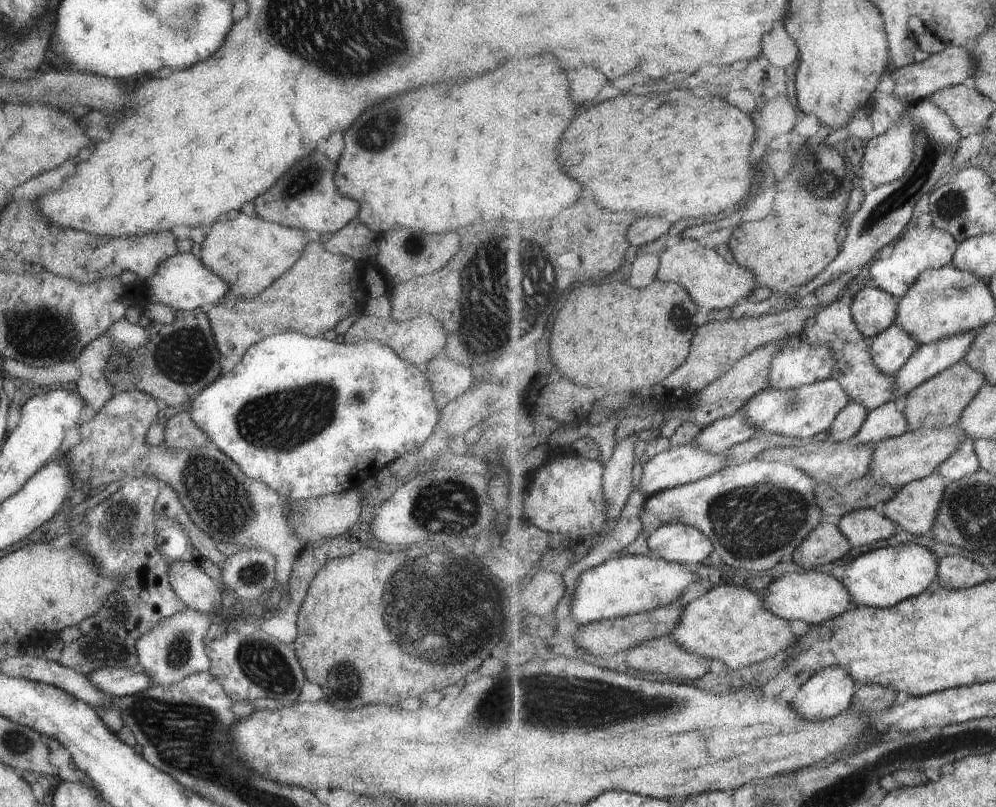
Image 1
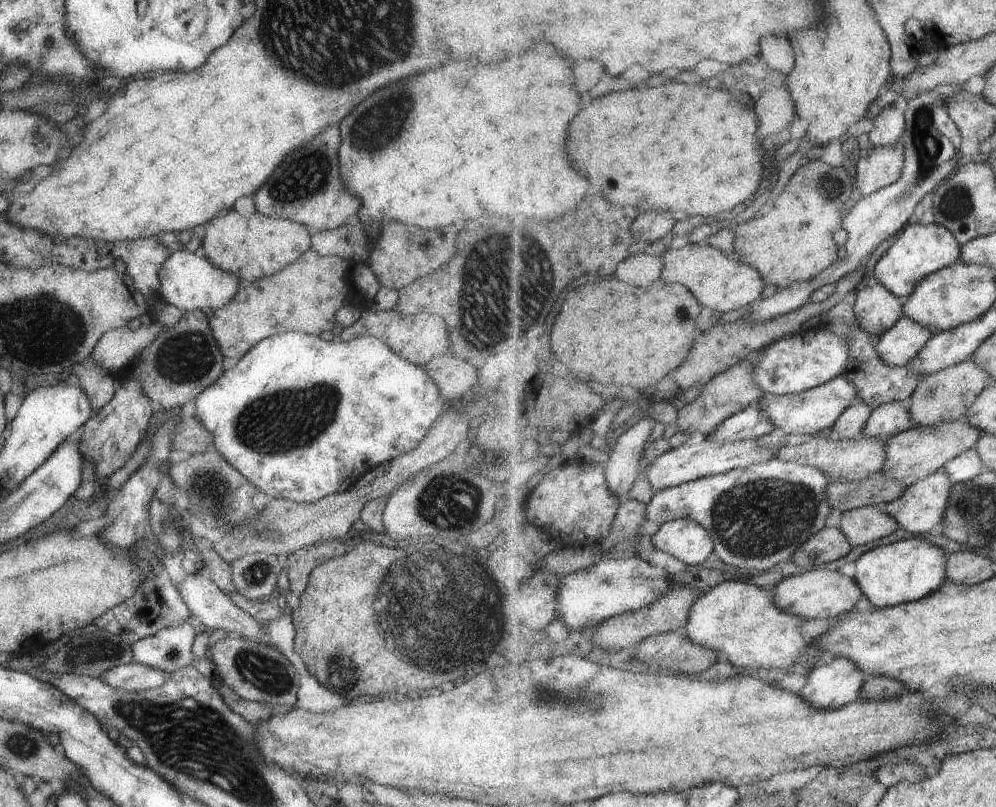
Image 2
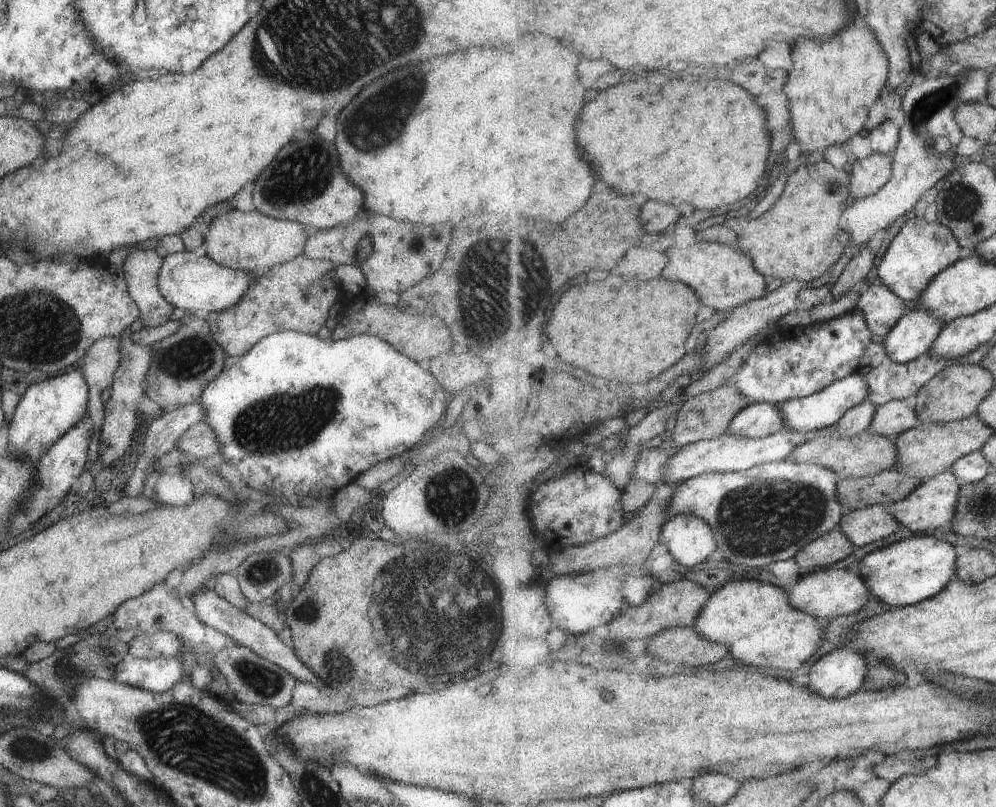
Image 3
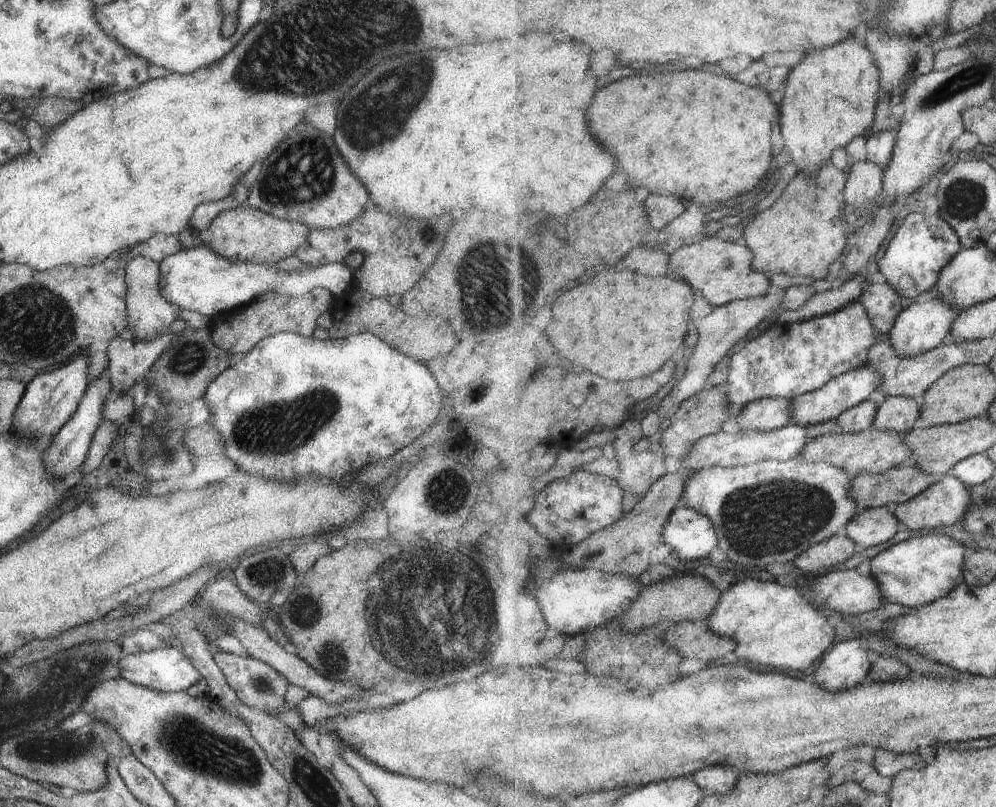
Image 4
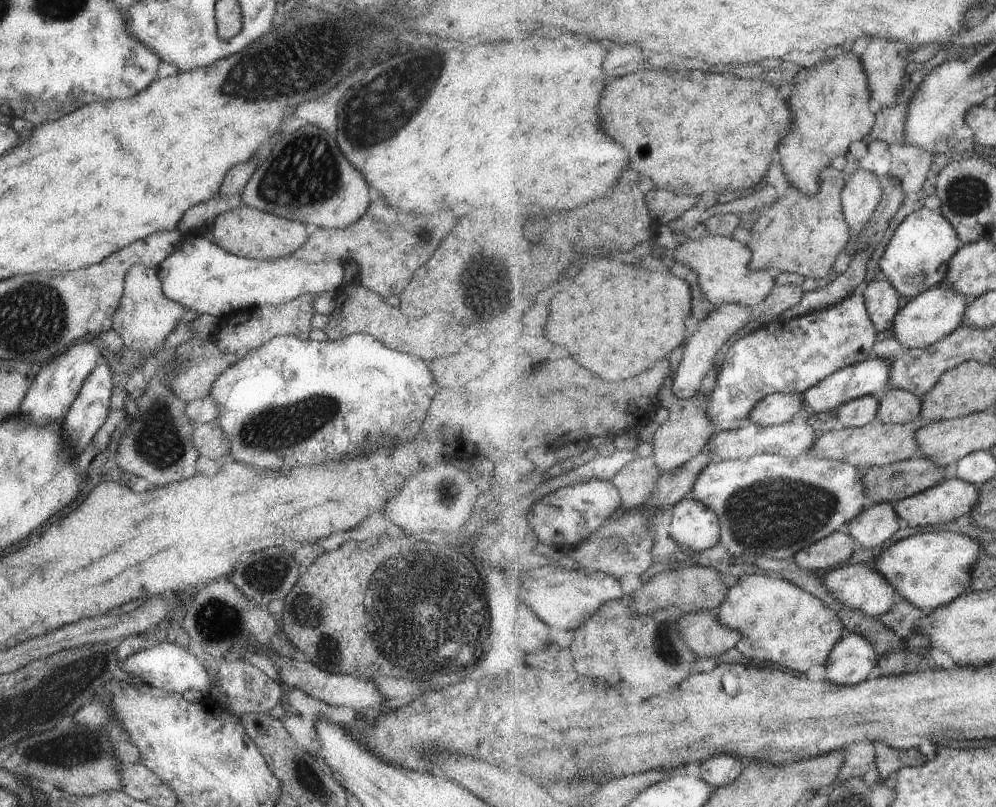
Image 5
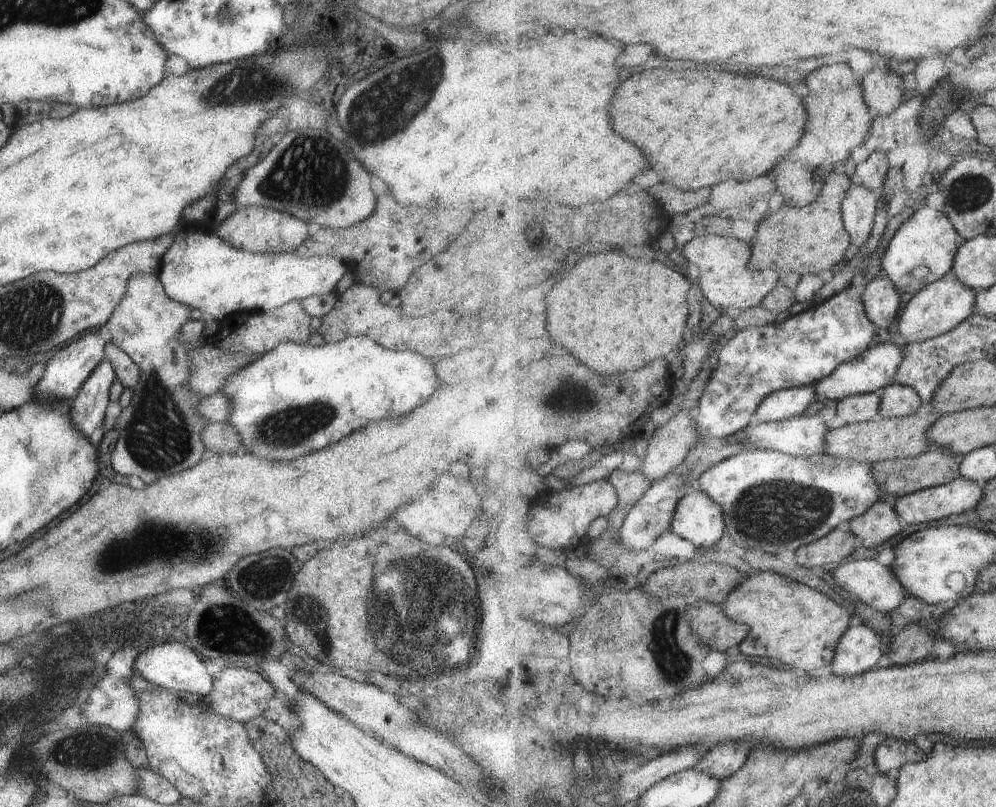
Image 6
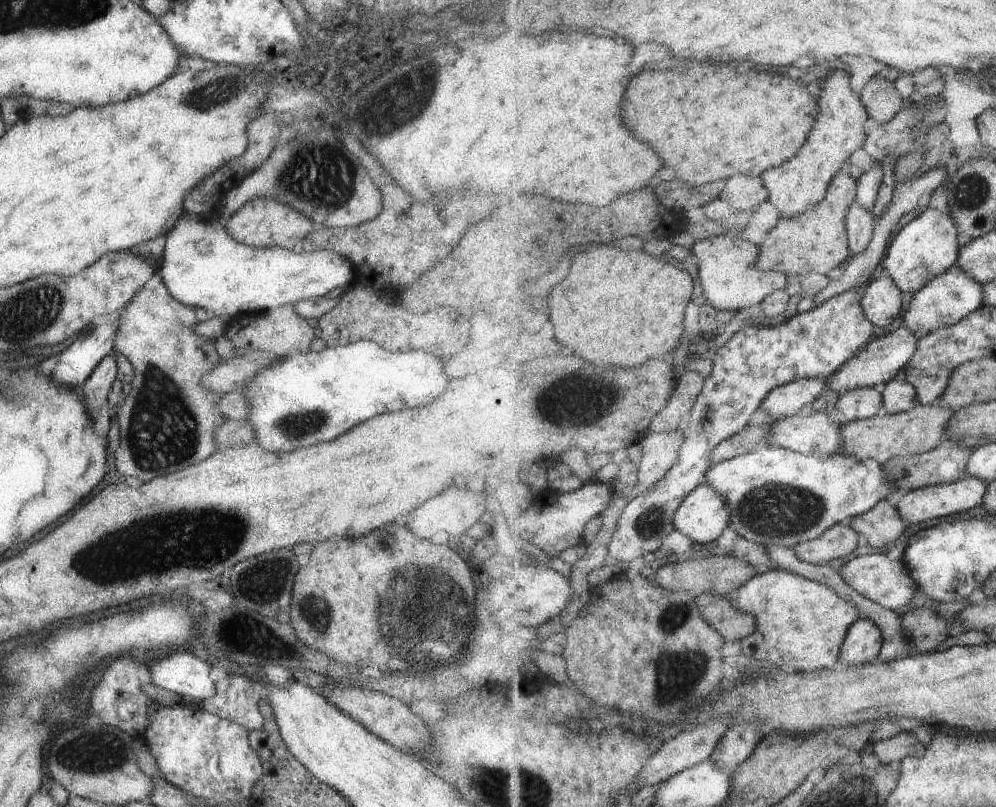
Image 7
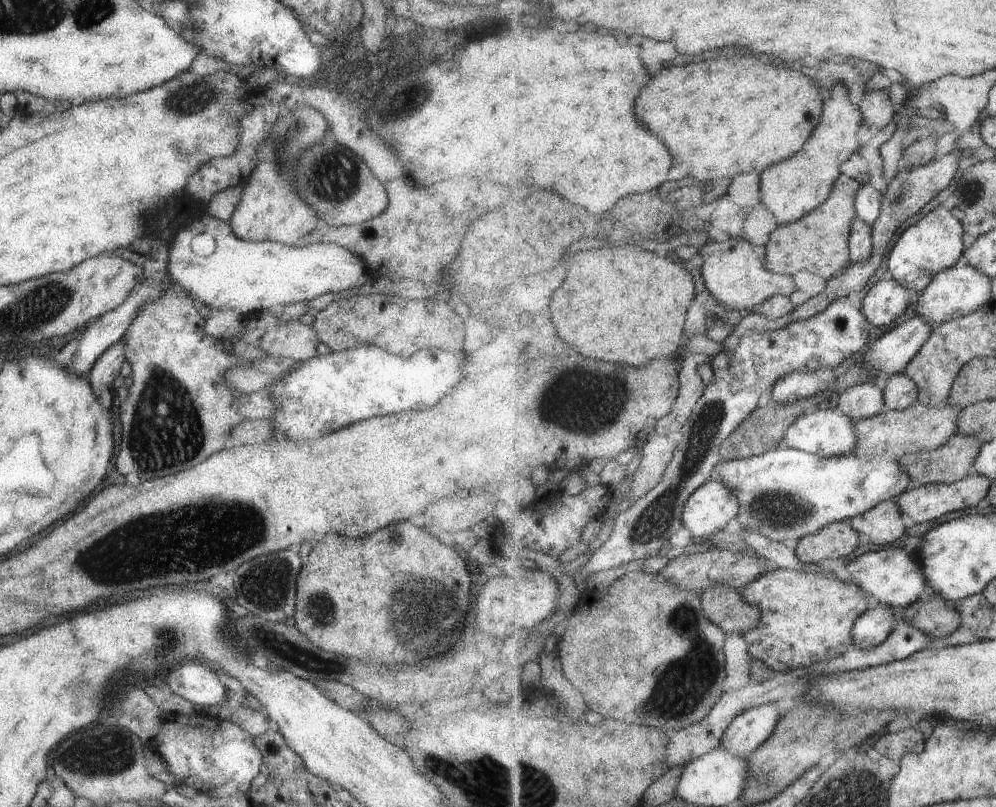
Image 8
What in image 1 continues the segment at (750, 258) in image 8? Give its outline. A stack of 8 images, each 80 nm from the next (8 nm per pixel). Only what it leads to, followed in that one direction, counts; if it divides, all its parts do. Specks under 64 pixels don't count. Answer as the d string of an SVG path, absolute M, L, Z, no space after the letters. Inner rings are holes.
M686 238L682 240L670 241L668 247L659 253L660 267L658 278L663 282L679 283L688 293L695 299L695 302L705 309L710 310L725 310L725 308L733 308L741 302L741 298L747 299L754 290L759 288L755 274L740 266L738 263L729 264L721 254L718 254L715 249L705 248L699 241Z

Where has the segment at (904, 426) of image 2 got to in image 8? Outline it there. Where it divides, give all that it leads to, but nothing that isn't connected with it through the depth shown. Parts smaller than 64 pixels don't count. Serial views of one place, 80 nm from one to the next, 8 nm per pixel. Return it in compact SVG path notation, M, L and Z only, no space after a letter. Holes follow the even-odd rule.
M903 373L887 378L884 394L888 411L903 411L920 401L919 384Z

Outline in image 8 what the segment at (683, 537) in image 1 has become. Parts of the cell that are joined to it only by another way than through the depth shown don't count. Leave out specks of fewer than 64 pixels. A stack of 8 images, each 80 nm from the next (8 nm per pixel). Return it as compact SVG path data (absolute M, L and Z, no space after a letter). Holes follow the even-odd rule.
M711 480L690 498L683 512L683 526L696 538L711 539L721 533L741 510L737 494L721 482Z

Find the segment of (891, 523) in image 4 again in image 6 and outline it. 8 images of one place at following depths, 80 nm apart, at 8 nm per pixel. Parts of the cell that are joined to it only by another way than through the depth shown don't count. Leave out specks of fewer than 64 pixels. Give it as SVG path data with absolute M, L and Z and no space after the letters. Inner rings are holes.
M883 500L866 514L850 521L850 532L861 537L863 545L872 552L881 549L887 540L893 540L899 532L903 532L904 527L895 506Z

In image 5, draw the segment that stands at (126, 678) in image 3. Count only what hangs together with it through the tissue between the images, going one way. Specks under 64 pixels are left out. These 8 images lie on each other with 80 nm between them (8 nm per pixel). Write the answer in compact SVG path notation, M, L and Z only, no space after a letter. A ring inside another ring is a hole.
M180 639L178 643L160 642L149 650L135 652L125 658L125 662L121 663L120 668L128 676L135 678L138 683L181 695L189 690L200 692L209 690L209 686L212 685L212 678L203 665L187 652L186 646L181 645Z

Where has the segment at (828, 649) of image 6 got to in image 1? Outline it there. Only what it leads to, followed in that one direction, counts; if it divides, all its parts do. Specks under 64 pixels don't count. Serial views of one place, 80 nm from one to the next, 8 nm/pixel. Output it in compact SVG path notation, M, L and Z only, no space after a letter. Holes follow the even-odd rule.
M721 584L707 591L702 597L687 603L678 626L671 636L681 648L693 655L721 660L728 670L742 669L753 662L761 662L787 652L799 644L791 624L763 606L761 594L748 588Z

